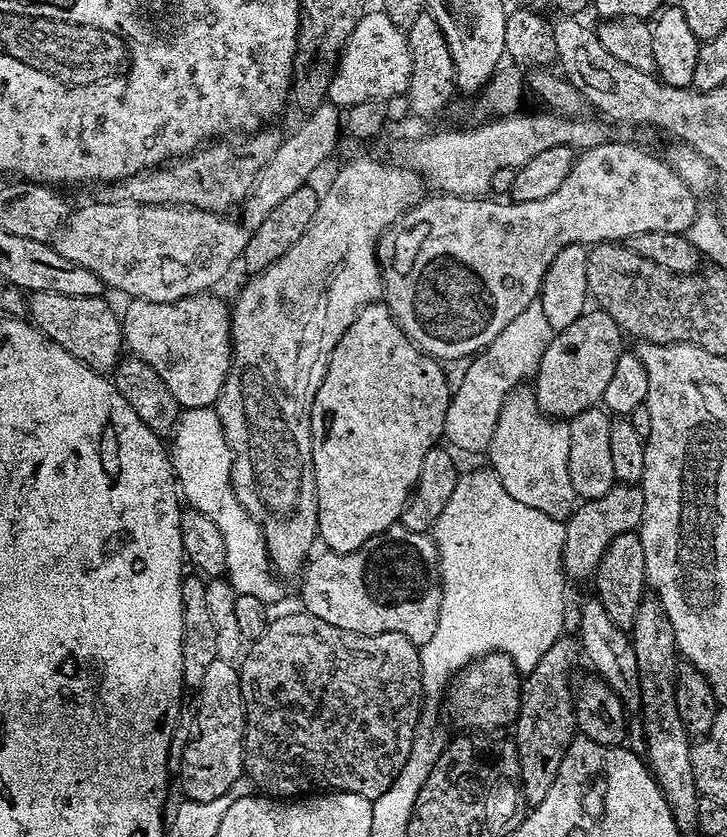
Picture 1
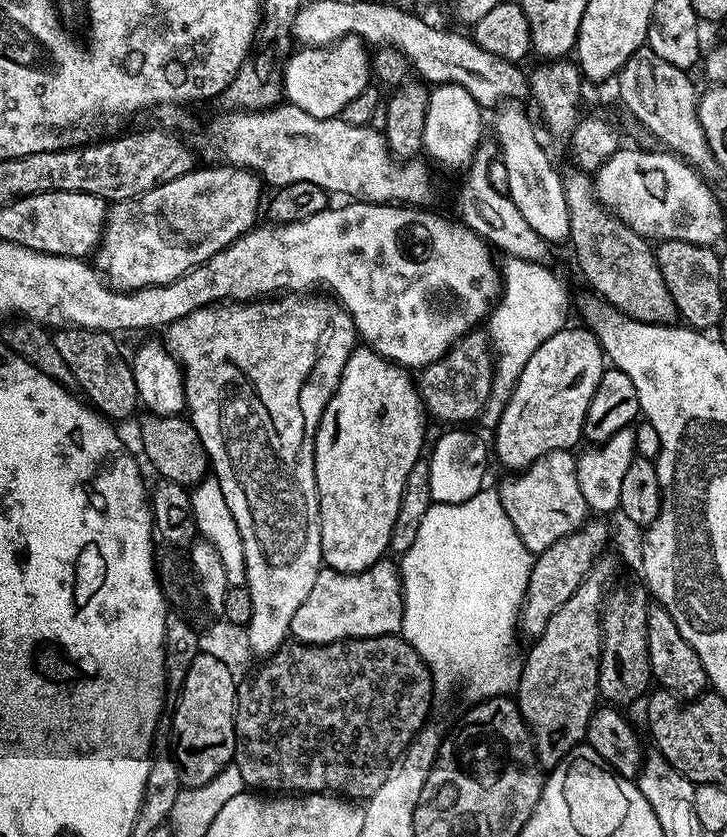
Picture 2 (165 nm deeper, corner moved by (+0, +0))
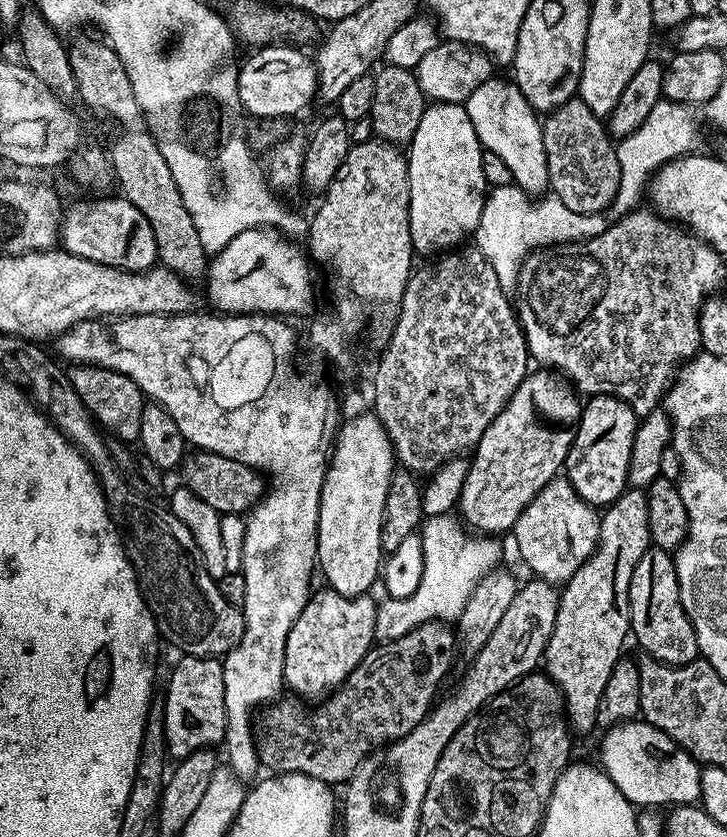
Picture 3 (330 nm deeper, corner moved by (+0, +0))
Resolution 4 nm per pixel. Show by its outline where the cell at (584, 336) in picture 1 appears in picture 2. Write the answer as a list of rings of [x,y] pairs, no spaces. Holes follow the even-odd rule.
[[[565,326],[560,329],[558,334],[554,334],[550,338],[546,338],[546,342],[542,342],[542,346],[538,346],[538,350],[534,350],[534,354],[530,357],[530,362],[526,362],[526,370],[522,370],[522,374],[518,378],[518,382],[514,386],[514,390],[510,394],[510,398],[502,414],[500,420],[495,426],[494,435],[496,435],[496,444],[494,440],[494,460],[501,464],[504,468],[512,468],[508,470],[523,470],[530,467],[538,458],[542,458],[551,452],[562,452],[565,450],[575,449],[576,443],[581,443],[584,435],[584,423],[586,422],[586,410],[590,410],[590,398],[594,398],[594,390],[598,390],[598,382],[602,382],[602,374],[606,367],[606,357],[602,346],[598,342],[598,338],[587,327],[572,328],[573,326]]]

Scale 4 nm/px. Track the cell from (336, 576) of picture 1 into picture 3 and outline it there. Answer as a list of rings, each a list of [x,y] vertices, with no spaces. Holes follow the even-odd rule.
[[[321,587],[321,592],[313,591],[308,605],[301,610],[290,634],[286,634],[286,654],[284,655],[284,682],[293,688],[297,697],[308,702],[320,702],[339,688],[347,676],[362,662],[362,658],[377,643],[376,600],[371,595],[343,596],[332,588]]]

